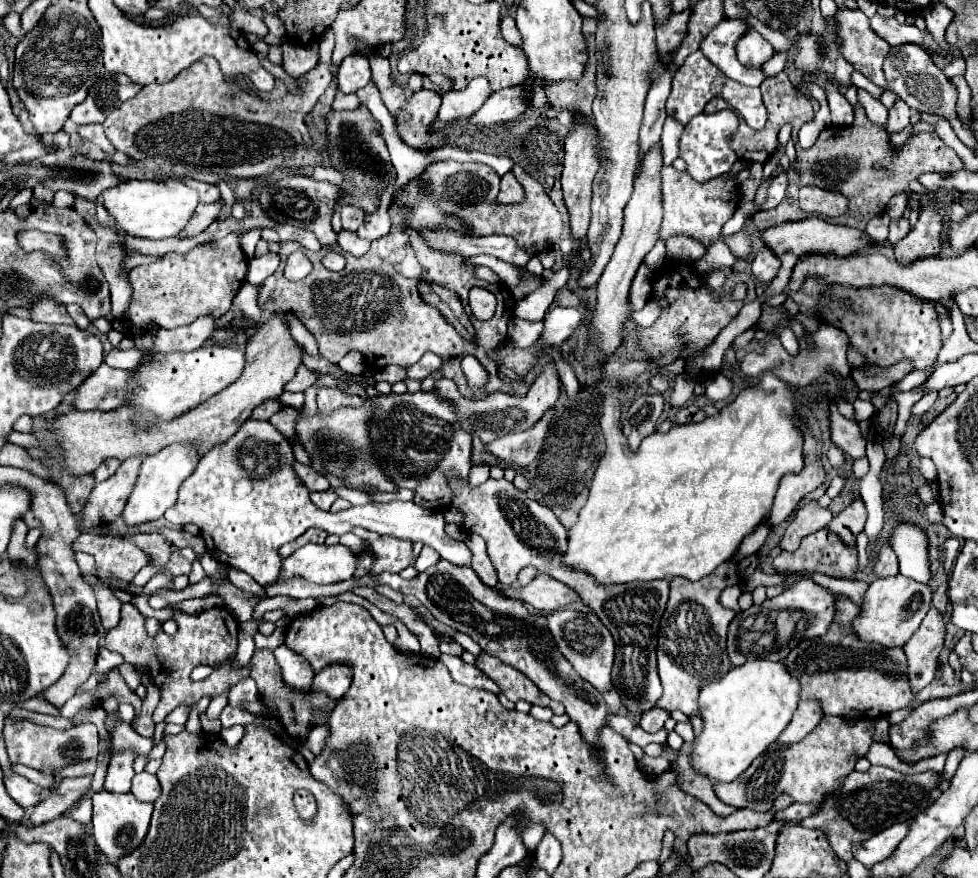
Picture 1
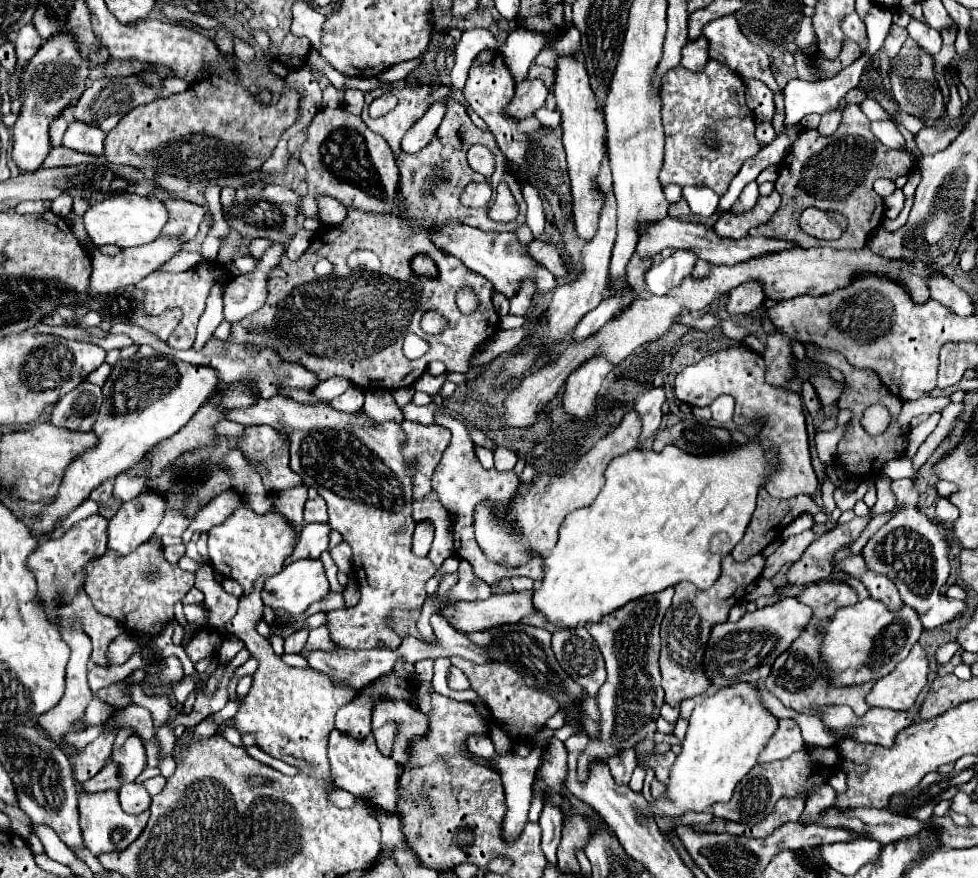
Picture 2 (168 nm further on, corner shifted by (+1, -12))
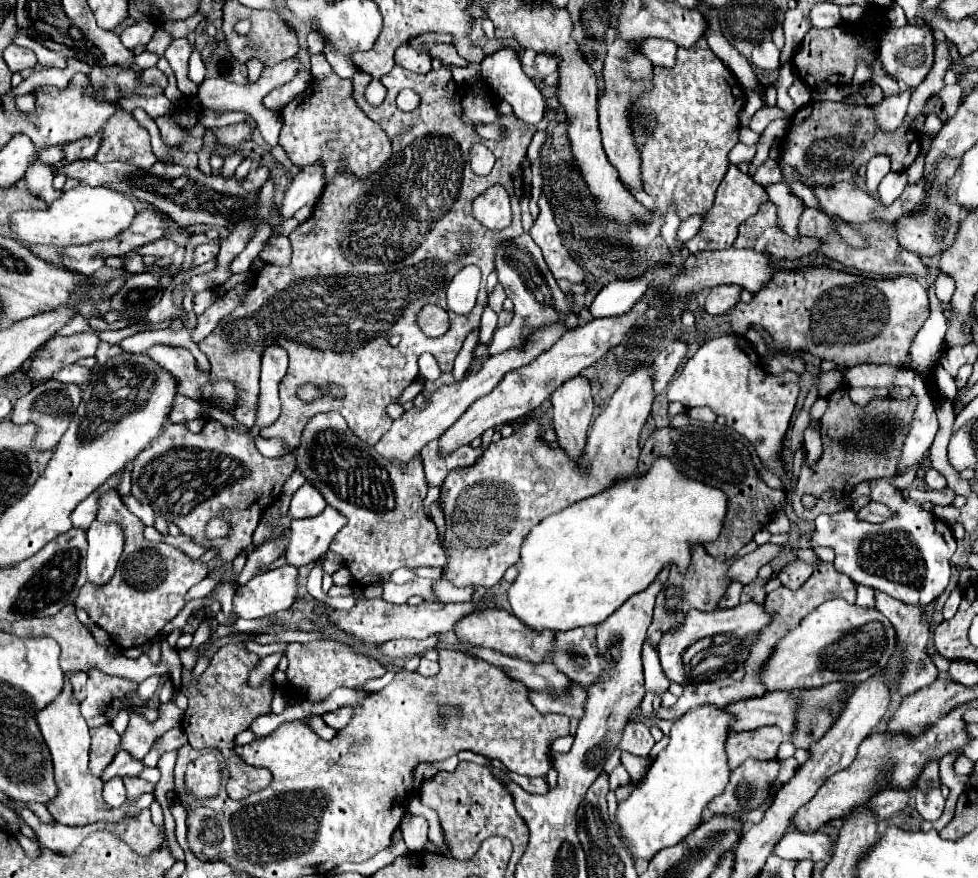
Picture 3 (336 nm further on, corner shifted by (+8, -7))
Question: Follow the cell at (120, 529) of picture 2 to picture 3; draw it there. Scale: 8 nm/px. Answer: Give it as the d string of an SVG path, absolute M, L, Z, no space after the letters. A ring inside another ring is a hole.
M93 521L87 529L87 579L91 583L105 583L111 579L117 561L125 547L125 535L119 523Z

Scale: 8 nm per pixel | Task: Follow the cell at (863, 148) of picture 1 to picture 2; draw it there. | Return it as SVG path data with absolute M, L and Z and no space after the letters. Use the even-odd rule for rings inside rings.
M848 104L844 108L842 122L830 136L822 136L818 130L804 128L798 140L792 144L788 156L780 162L780 172L774 188L782 196L782 204L766 224L752 228L750 236L778 238L794 242L800 248L812 248L818 244L816 240L798 240L802 238L798 218L800 212L804 212L808 206L814 206L818 210L836 210L848 218L848 230L842 234L840 240L820 244L838 250L864 248L870 232L876 230L884 220L884 204L878 204L878 194L872 190L874 180L898 178L912 172L914 162L910 160L908 152L902 151L892 152L872 136L870 120L858 104Z

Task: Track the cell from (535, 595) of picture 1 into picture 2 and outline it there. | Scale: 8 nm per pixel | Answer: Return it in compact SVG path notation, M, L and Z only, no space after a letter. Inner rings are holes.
M532 590L526 592L506 592L492 594L482 602L456 602L440 610L440 616L454 628L464 634L482 632L486 628L516 624L526 614L534 614Z

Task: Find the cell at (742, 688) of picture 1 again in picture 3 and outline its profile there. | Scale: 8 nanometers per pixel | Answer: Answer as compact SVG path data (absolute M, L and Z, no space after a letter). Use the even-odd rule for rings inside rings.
M709 703L673 721L669 745L653 761L645 779L617 807L617 821L625 837L623 843L633 857L651 859L657 851L677 845L701 823L701 813L707 803L721 795L729 783L731 769L725 745L733 723L733 713Z

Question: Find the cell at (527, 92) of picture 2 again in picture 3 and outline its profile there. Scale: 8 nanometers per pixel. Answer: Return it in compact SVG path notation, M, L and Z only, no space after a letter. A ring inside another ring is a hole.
M537 55L533 67L537 69L537 73L541 73L541 79L547 77L549 73L553 73L557 69L557 61L549 59L549 55Z

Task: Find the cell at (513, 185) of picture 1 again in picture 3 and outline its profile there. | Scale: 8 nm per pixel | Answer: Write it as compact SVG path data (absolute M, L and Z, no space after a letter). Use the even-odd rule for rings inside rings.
M433 45L431 57L439 57L439 59L443 61L443 67L441 67L439 71L431 71L431 73L427 73L427 75L417 75L417 73L407 71L407 69L401 67L401 65L395 65L389 75L381 77L381 83L387 87L387 97L385 97L385 101L383 101L379 107L369 105L369 103L365 101L365 97L363 97L363 91L365 91L365 87L369 85L371 77L365 75L365 73L361 73L361 71L357 71L357 73L353 75L353 99L357 101L357 105L365 111L365 115L367 115L369 119L377 121L377 123L381 125L381 129L383 129L389 137L393 137L393 155L391 155L389 163L385 163L385 167L381 167L381 171L377 171L377 175L371 175L371 177L365 179L365 181L357 181L357 179L353 179L351 175L341 175L341 179L333 179L333 183L327 183L327 185L325 185L325 191L323 191L323 195L321 195L321 199L319 199L319 203L317 203L315 209L313 209L313 215L311 215L307 221L303 221L299 227L295 227L293 233L289 235L289 241L291 241L291 247L293 247L291 265L289 265L289 267L265 265L265 269L261 269L259 275L255 275L253 287L251 287L251 291L247 293L245 303L243 303L241 307L237 307L227 319L223 319L223 321L199 343L199 349L209 357L209 363L211 363L211 367L213 367L213 371L217 371L217 375L221 375L221 379L233 379L233 381L237 381L237 385L241 387L241 403L237 403L237 411L235 411L233 415L235 415L235 419L237 419L239 423L243 423L245 427L253 427L253 417L255 417L255 411L257 411L261 355L263 355L265 347L269 347L269 345L279 345L279 347L283 347L283 349L289 353L289 369L287 369L287 375L283 377L283 381L281 381L281 385L279 385L281 415L279 415L279 419L277 419L273 425L263 427L263 429L259 431L259 435L261 435L263 439L273 439L273 437L277 437L277 439L285 441L289 447L297 447L297 443L299 443L299 439L301 439L301 431L305 429L305 423L307 423L313 415L317 415L317 413L321 413L321 411L337 411L337 413L341 413L341 415L345 417L345 421L349 423L349 427L351 427L351 431L353 431L355 435L361 435L361 439L365 439L369 445L375 445L375 443L385 435L385 431L389 431L389 427L391 427L391 423L393 423L393 421L387 417L385 407L387 407L389 403L395 403L397 397L403 393L403 389L417 379L417 359L419 359L421 353L429 351L429 353L437 359L437 363L439 363L439 367L441 367L443 373L449 373L449 371L453 369L453 361L455 361L457 353L461 351L461 345L463 345L465 337L479 327L481 313L483 313L483 309L485 309L485 305L487 305L485 283L487 283L487 275L493 271L495 247L497 247L497 243L501 241L501 235L499 235L499 233L503 233L503 239L513 239L513 237L517 237L517 235L523 233L521 209L519 209L519 199L521 199L521 195L523 195L521 159L523 159L525 153L527 153L527 147L529 147L529 143L531 143L531 137L533 137L535 129L533 129L531 125L523 123L521 119L517 119L515 115L501 115L501 113L497 111L495 95L493 95L493 93L489 93L489 99L485 99L485 97L473 97L469 85L459 85L455 97L447 97L447 93L445 93L443 87L445 87L447 81L451 79L449 65L455 63L455 65L459 65L459 67L465 67L465 65L469 65L469 61L463 59L453 45ZM395 87L399 87L399 91L401 91L401 89L407 89L407 87L413 89L413 91L421 97L419 107L417 107L415 111L403 113L403 111L397 107L397 103L395 103L395 97L397 97L397 95L395 95ZM497 115L501 117L501 123L503 123L503 127L505 127L507 137L505 137L503 141L483 141L481 135L475 131L475 123L487 123L487 121L491 123ZM473 143L483 143L483 145L487 145L487 147L493 151L493 155L495 155L495 167L493 167L493 171L491 171L489 175L485 175L485 177L475 175L475 173L471 171L471 167L469 167L469 149L471 149ZM495 183L501 183L501 185L505 185L505 187L509 189L511 207L513 207L513 223L511 223L507 229L501 229L501 231L491 231L491 229L487 229L485 225L477 223L477 221L473 219L473 215L471 215L471 203L473 203L473 199L475 199L479 193L483 193L489 185L495 185ZM461 249L467 249L467 257L457 257L457 251L461 251ZM465 265L477 265L477 267L483 271L483 281L481 281L481 289L479 289L479 297L477 297L475 309L473 309L469 315L457 315L457 313L451 311L451 313L449 313L449 315L451 315L451 331L447 331L445 335L441 335L441 337L437 337L437 339L431 339L431 337L423 335L423 331L421 331L421 329L417 327L417 323L415 323L419 309L421 309L423 305L427 305L427 303L435 303L435 305L439 305L439 307L447 307L447 303L445 303L445 285L447 285L447 281L449 281L455 273L459 273ZM349 281L353 281L353 297L331 297L331 295L349 295ZM391 335L399 335L399 337L401 337L401 343L399 343L397 347L391 347L391 345L389 345L389 337L391 337ZM307 383L311 383L311 385L315 385L315 387L321 387L321 389L331 387L331 385L341 387L341 389L345 389L345 397L343 397L343 399L337 399L337 397L333 397L333 395L323 395L323 397L313 399L313 401L301 401L301 399L297 397L297 389L299 389L301 385L307 385Z

